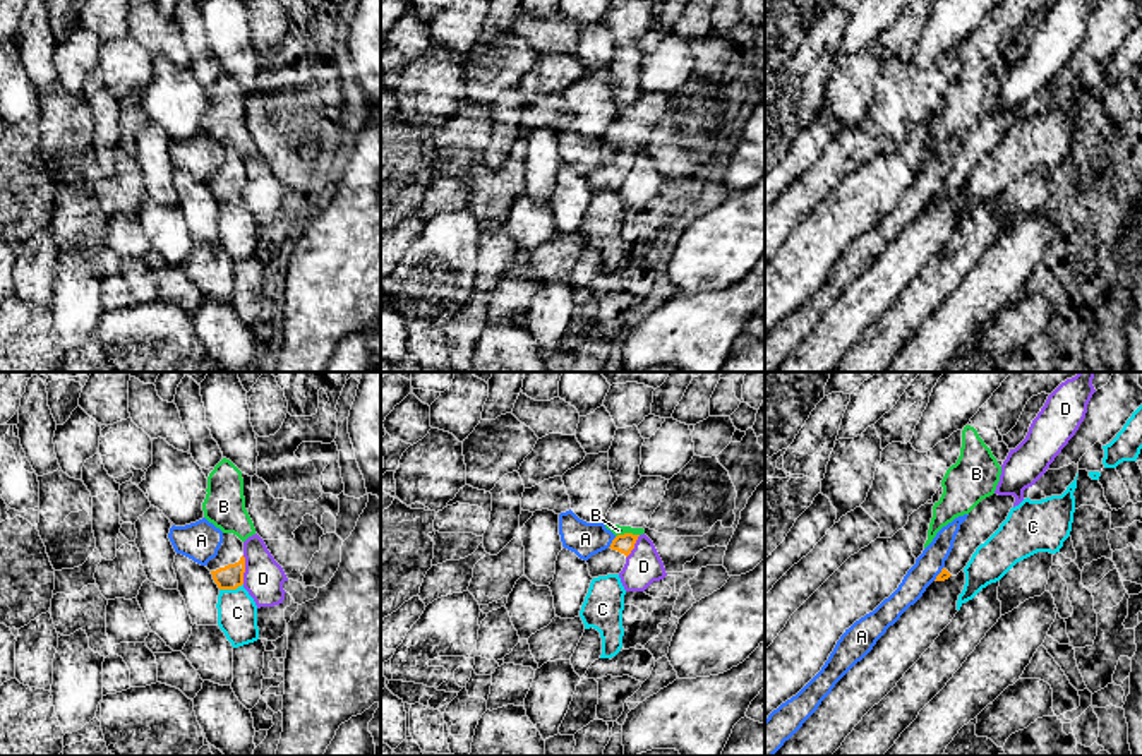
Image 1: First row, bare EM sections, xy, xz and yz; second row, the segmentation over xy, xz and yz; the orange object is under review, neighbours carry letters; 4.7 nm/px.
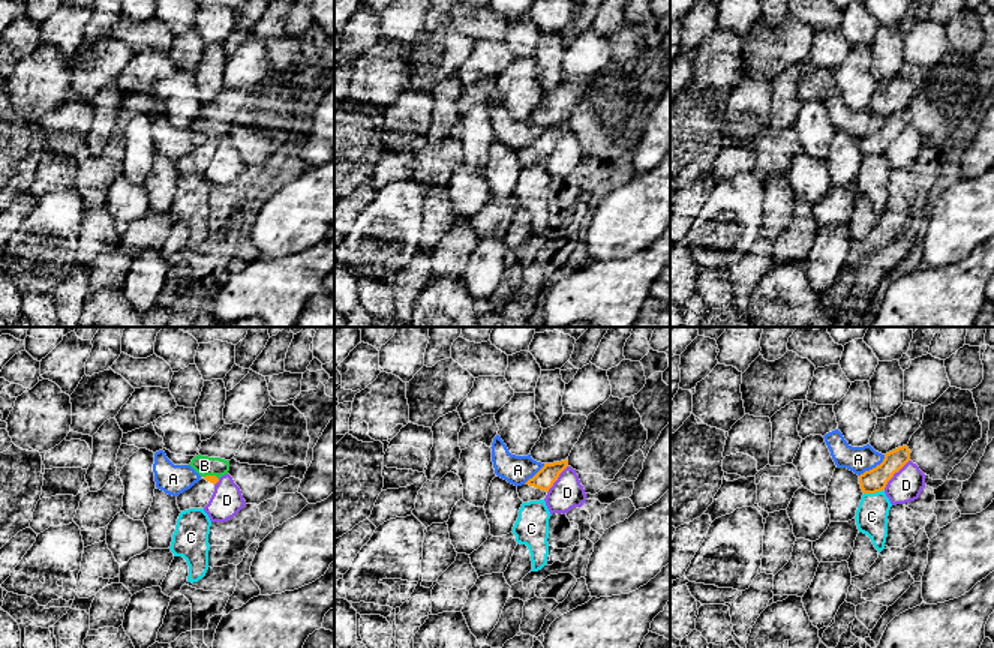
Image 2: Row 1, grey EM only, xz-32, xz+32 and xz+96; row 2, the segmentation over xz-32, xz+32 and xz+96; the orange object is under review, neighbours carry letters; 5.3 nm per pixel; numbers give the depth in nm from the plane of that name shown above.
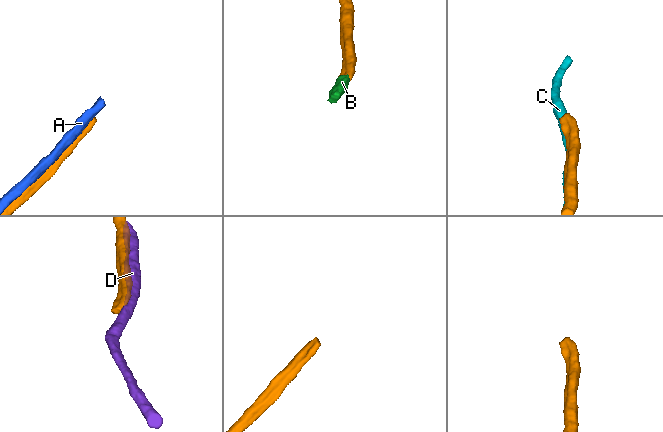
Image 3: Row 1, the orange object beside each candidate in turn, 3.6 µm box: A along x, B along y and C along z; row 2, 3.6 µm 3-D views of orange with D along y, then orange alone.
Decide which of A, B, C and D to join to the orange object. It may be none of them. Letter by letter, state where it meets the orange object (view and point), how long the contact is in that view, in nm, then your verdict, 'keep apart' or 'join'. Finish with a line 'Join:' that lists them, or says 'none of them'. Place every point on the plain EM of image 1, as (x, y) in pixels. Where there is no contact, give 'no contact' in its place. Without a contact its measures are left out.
A: contact xz (613, 158); length 70 nm; keep apart
B: contact xz (626, 150); length 110 nm; keep apart
C: contact xy (230, 204); length 120 nm; keep apart
D: contact xy (244, 186); length 140 nm; keep apart
Join: none of them

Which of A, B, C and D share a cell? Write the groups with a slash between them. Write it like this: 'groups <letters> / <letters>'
groups A / B / C / D

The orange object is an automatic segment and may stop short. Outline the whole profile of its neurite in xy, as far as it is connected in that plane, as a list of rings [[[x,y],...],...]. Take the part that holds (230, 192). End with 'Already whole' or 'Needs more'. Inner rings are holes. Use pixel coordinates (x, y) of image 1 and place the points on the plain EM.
[[[223,149],[218,171],[206,182],[219,206],[237,206],[243,201],[243,158],[233,149]]]. Needs more

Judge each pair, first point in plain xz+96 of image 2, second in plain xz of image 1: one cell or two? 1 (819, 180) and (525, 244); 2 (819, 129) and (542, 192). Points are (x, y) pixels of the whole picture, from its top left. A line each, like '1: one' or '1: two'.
1: one
2: one

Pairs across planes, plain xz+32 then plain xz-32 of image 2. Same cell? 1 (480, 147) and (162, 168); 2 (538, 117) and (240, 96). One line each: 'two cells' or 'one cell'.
1: two cells
2: one cell

